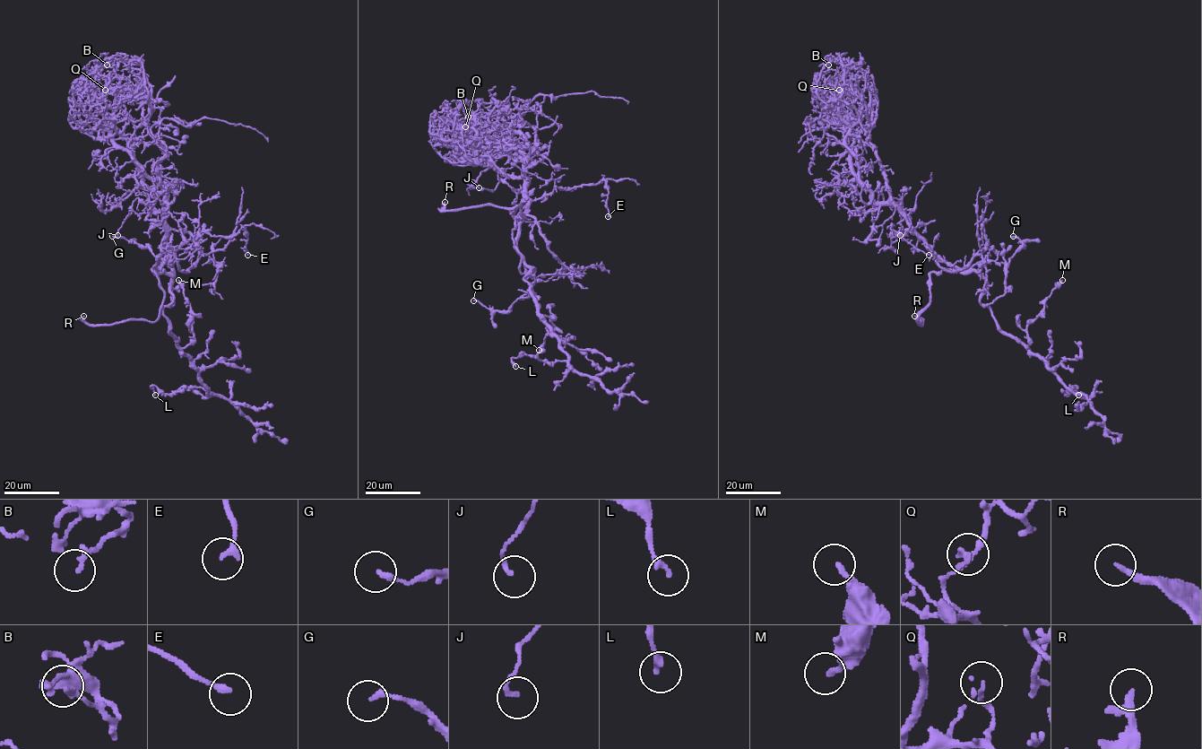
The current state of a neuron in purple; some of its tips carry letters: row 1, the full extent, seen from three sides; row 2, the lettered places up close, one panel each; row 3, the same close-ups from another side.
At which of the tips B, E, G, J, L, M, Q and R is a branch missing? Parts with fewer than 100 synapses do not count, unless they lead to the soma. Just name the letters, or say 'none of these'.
R

